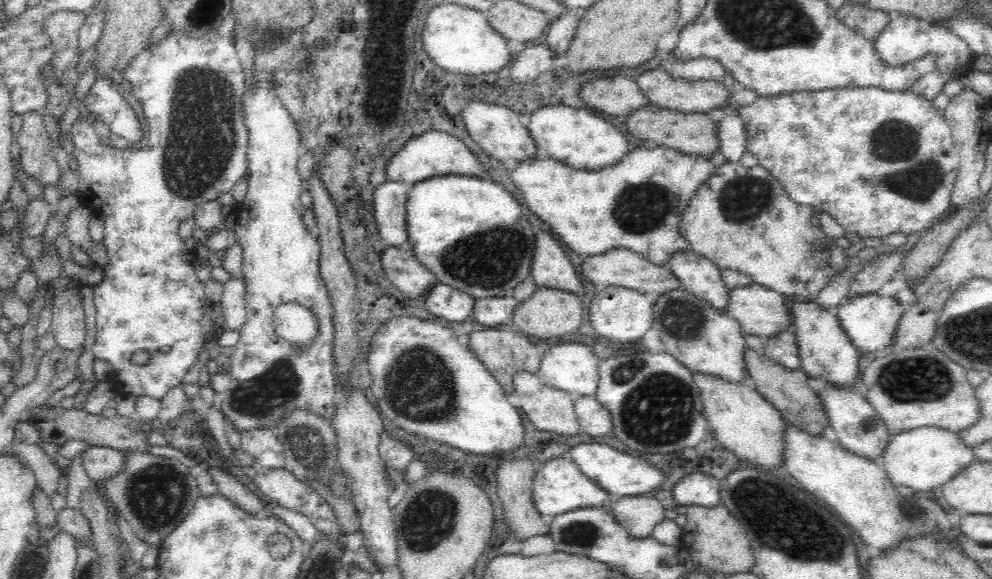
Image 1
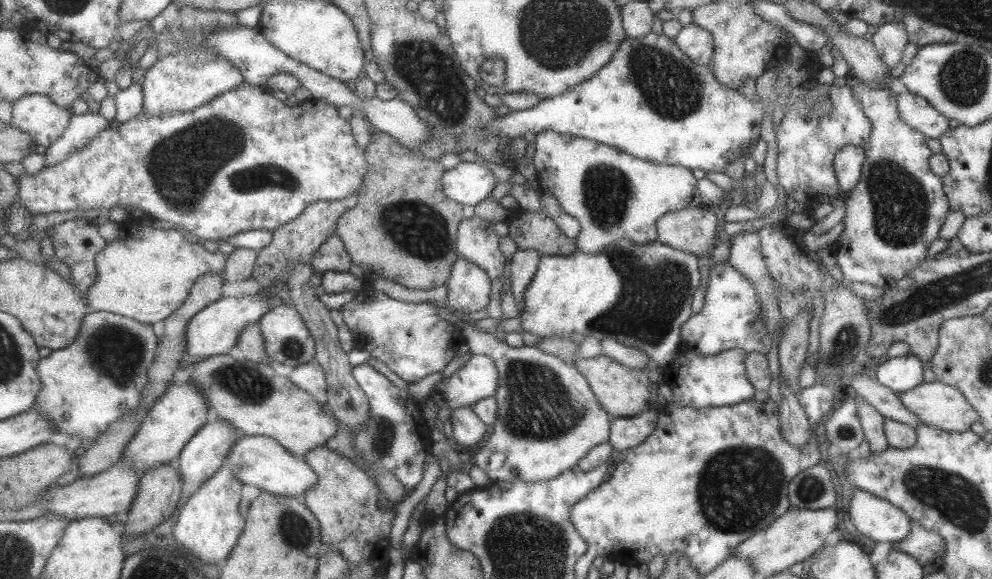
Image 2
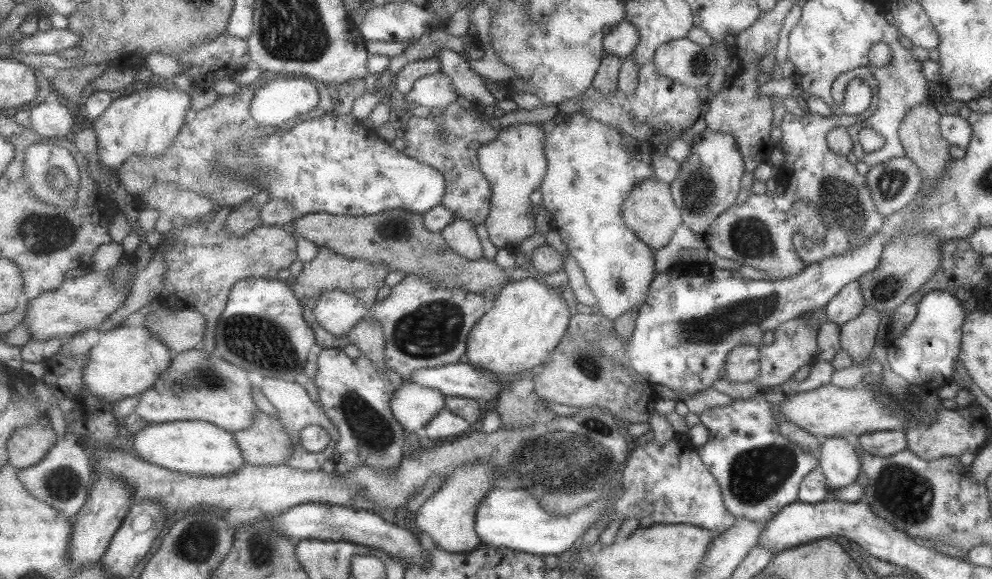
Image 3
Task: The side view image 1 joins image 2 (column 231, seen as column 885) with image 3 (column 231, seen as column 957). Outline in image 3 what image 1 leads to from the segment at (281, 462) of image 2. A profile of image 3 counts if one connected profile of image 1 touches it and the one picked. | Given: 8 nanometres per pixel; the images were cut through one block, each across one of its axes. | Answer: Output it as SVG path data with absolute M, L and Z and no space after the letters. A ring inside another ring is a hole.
M184 420L143 424L143 430L131 435L133 448L141 458L172 471L193 476L227 476L247 464L235 433L207 421Z

